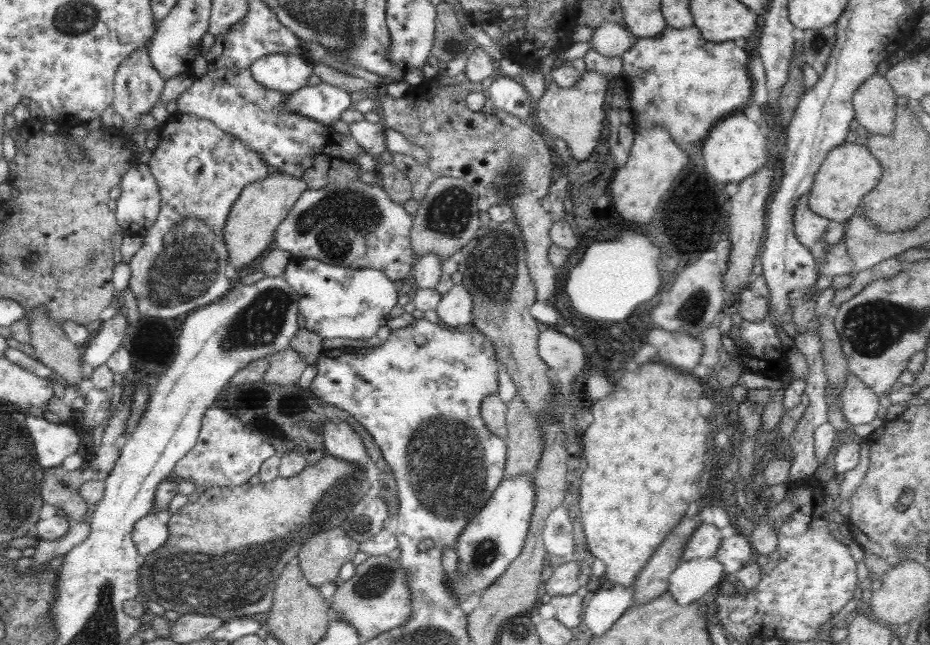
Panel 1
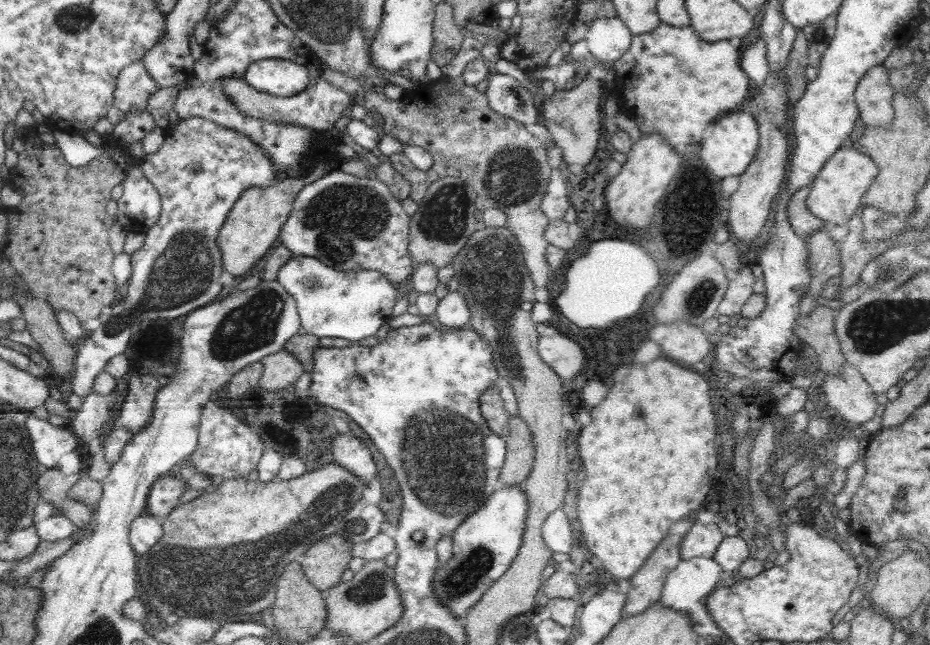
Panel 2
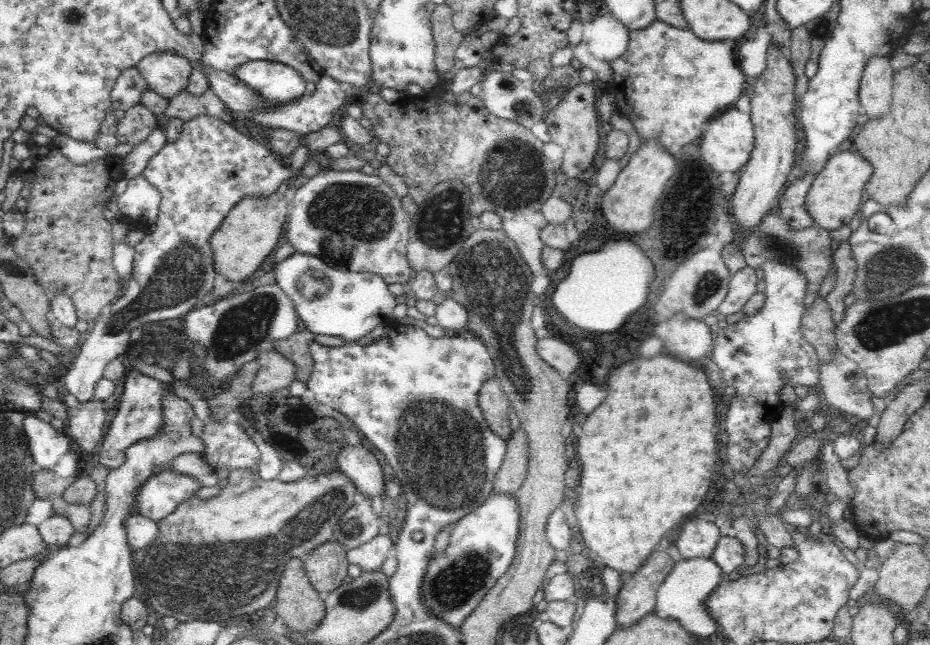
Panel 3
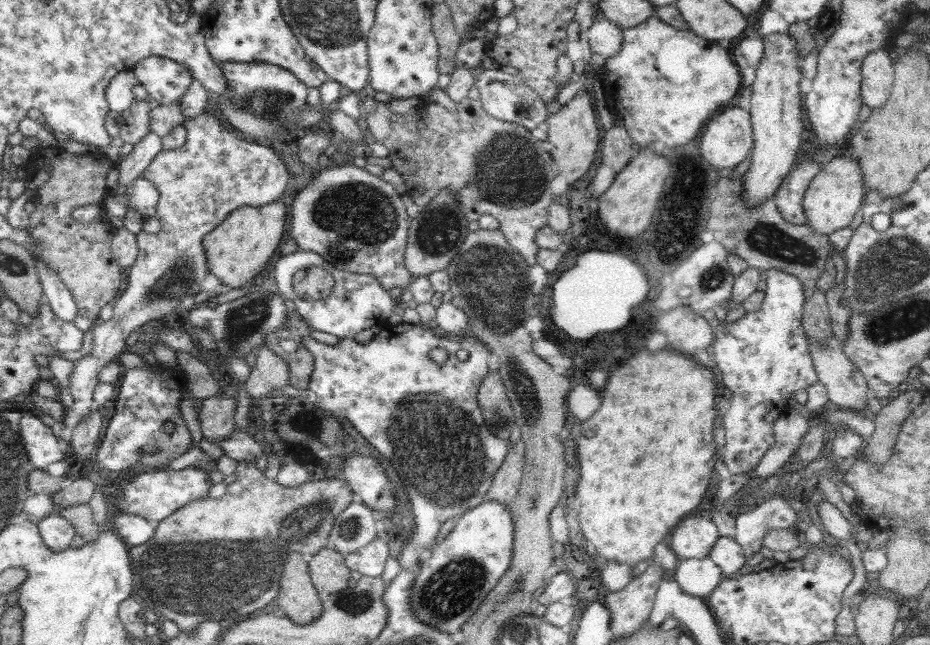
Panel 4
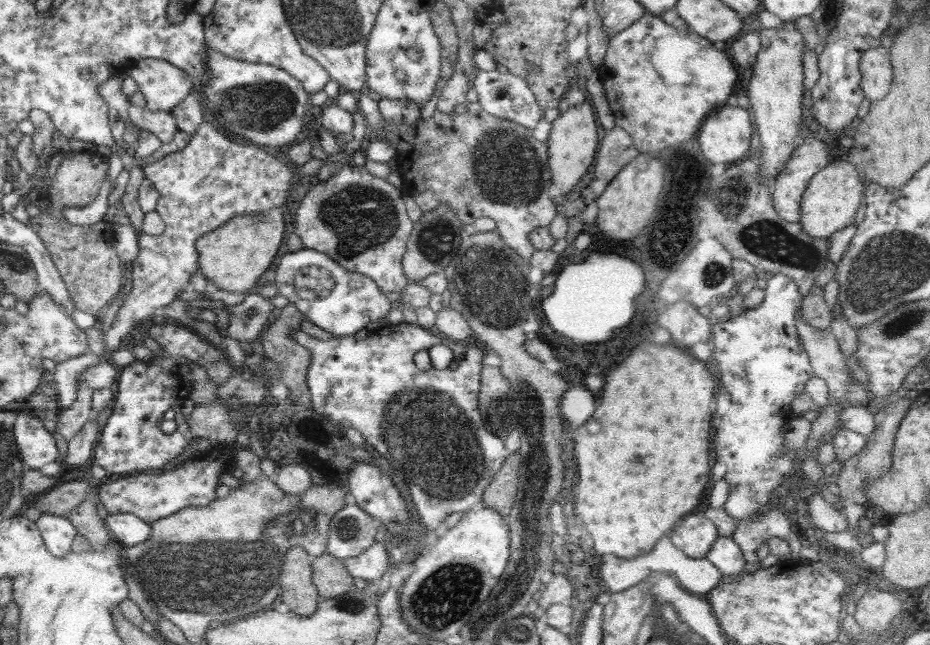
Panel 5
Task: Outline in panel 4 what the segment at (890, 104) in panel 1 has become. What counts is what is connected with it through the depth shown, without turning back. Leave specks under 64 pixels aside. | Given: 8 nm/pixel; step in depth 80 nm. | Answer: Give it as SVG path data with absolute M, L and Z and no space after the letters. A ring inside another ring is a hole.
M891 49L869 52L861 66L861 95L871 109L882 108L890 98L894 82L894 57Z

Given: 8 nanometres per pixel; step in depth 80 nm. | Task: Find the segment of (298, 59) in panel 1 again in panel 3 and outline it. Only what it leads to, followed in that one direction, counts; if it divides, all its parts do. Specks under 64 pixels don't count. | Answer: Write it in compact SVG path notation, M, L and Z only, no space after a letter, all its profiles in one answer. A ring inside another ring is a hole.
M271 60L248 61L233 75L261 94L270 106L288 104L306 93L306 80L297 70Z

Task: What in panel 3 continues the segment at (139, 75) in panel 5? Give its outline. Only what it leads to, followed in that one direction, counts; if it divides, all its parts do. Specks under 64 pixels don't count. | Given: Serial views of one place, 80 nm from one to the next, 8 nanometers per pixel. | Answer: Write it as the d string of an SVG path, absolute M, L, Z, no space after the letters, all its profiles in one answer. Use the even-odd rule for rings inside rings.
M171 50L145 56L135 67L147 80L150 90L169 100L185 90L192 70L192 64L185 56Z

